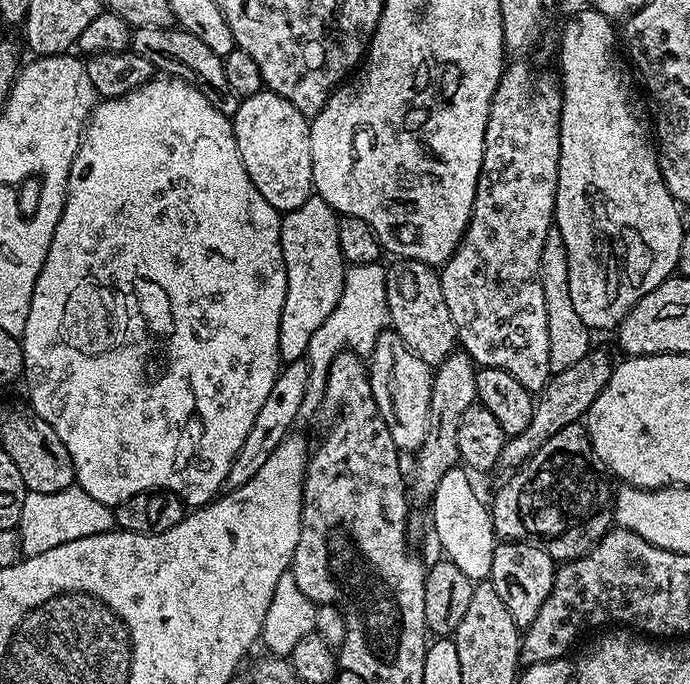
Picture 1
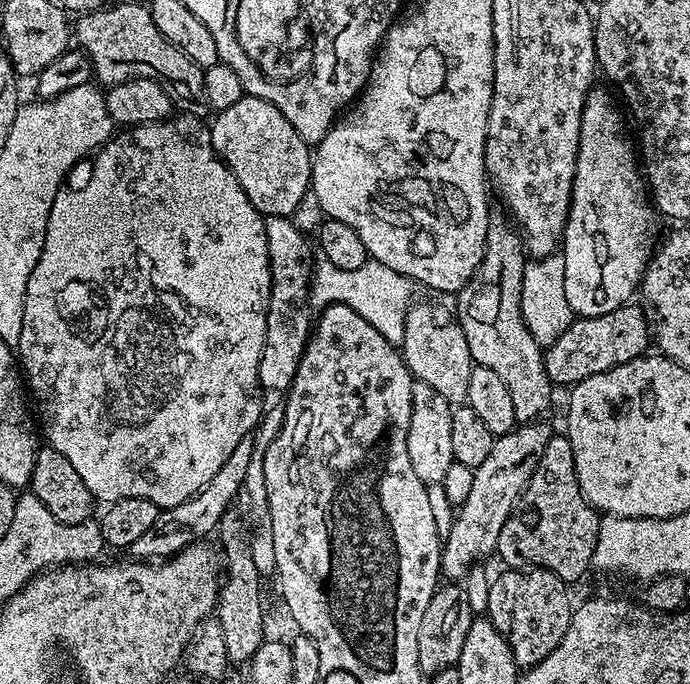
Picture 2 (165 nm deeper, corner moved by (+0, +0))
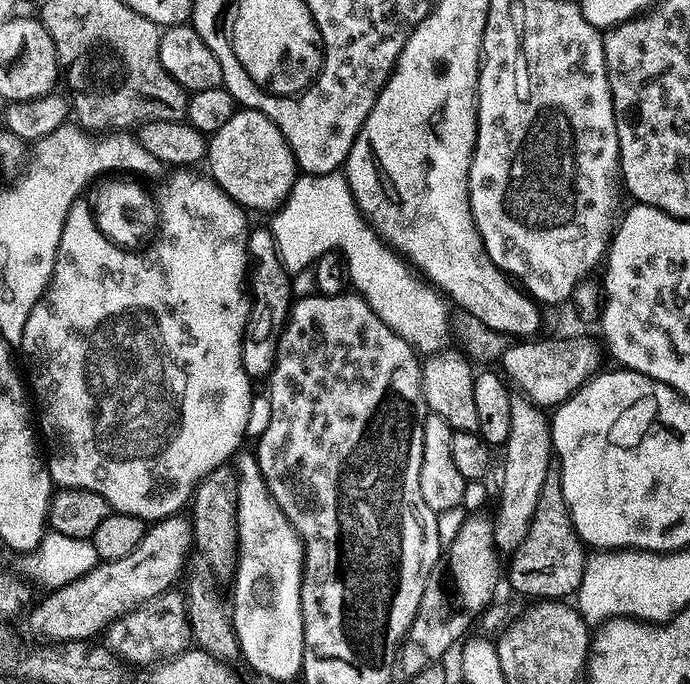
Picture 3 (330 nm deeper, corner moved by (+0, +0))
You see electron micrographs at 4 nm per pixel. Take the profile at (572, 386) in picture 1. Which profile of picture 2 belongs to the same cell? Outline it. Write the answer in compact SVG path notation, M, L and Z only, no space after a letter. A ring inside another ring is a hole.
M521 423L505 436L495 437L482 466L472 469L473 489L455 509L456 521L449 526L448 536L446 532L442 540L440 570L445 581L463 581L467 573L481 563L483 556L491 557L495 553L498 534L502 534L506 518L510 518L544 453L550 429L540 423Z

